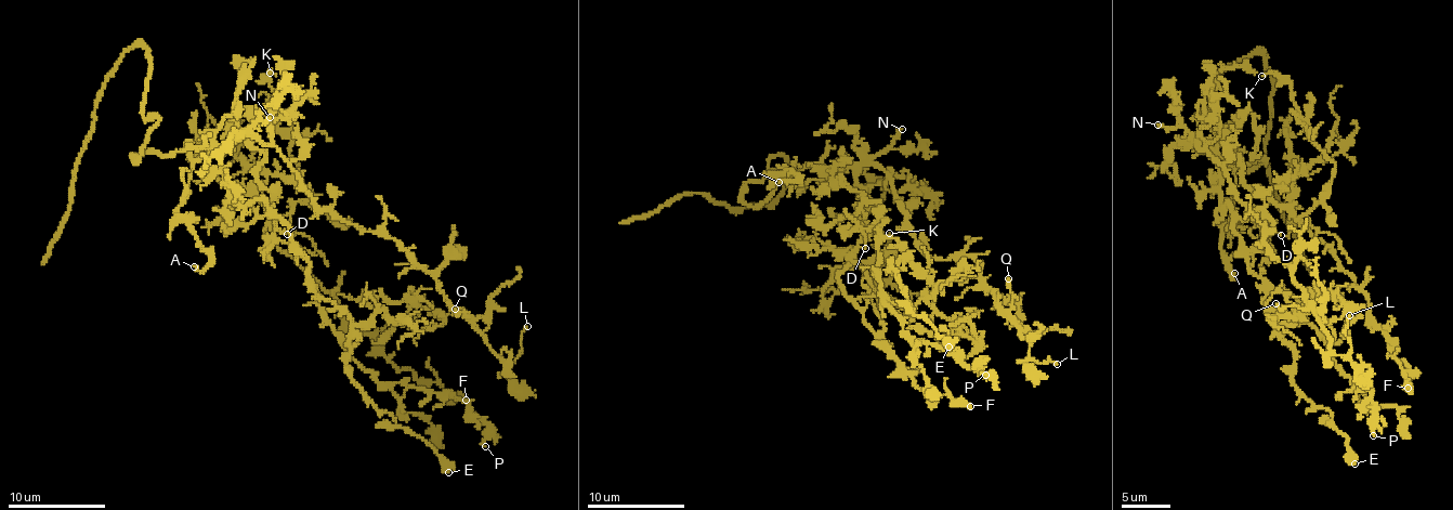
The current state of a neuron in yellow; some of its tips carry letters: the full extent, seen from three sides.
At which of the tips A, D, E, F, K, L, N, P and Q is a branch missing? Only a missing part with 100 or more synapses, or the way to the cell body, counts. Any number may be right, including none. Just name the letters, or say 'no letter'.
no letter

